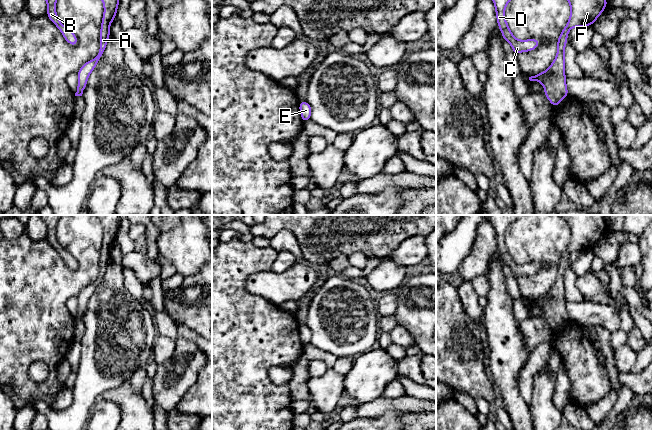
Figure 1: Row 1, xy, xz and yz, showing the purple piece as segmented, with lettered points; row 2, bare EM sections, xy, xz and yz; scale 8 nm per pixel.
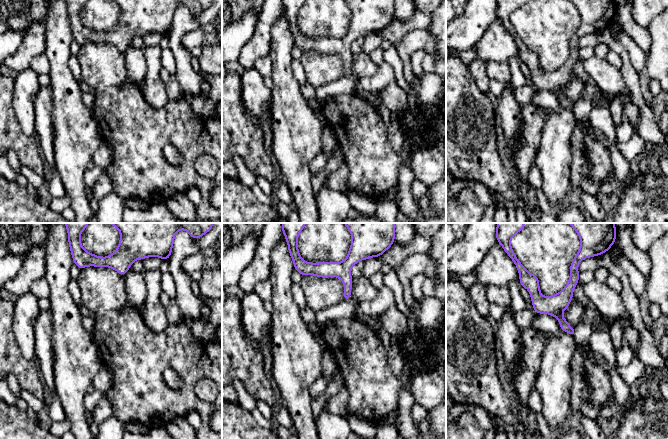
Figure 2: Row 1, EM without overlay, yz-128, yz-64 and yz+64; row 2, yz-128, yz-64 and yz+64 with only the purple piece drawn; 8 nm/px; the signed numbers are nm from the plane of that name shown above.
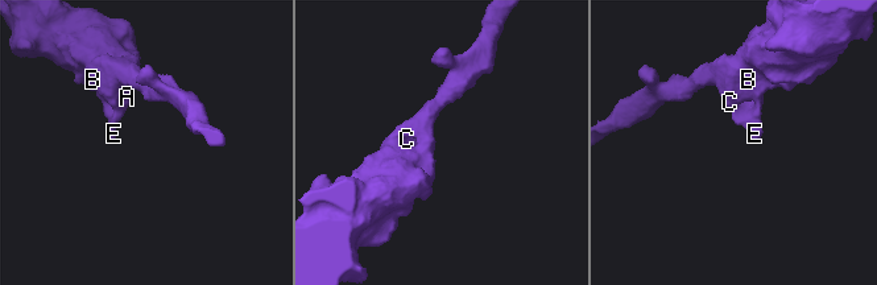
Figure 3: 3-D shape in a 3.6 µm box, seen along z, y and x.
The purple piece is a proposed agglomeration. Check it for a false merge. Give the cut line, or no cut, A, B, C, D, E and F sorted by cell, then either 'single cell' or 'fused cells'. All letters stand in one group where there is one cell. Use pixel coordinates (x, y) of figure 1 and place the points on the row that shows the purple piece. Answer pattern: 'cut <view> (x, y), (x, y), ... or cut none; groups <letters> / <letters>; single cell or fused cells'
cut none; groups A B C D E F; single cell

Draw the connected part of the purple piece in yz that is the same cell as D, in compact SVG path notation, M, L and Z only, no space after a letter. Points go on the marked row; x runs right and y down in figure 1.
M493 0L496 11L497 25L500 28L504 41L510 43L512 46L512 51L515 54L535 50L541 42L540 39L518 40L509 29L505 18L505 8L510 1L511 0Z

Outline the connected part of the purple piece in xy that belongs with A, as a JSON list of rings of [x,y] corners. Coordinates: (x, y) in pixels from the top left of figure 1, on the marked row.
[[[102,0],[103,6],[104,6],[104,13],[100,28],[100,47],[99,52],[97,56],[87,61],[85,64],[83,64],[78,74],[78,85],[77,85],[77,92],[75,93],[75,96],[82,96],[83,91],[85,87],[87,86],[87,80],[91,74],[91,72],[95,69],[96,65],[102,58],[107,42],[110,37],[110,25],[111,22],[116,18],[116,13],[119,5],[119,0]]]

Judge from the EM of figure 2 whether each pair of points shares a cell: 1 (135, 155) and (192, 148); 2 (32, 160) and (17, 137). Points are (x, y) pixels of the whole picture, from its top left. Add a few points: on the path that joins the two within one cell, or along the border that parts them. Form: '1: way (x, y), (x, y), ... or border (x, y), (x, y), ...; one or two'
1: way (149, 141), (153, 137), (178, 137); one
2: way (28, 154), (27, 149), (21, 143); one

